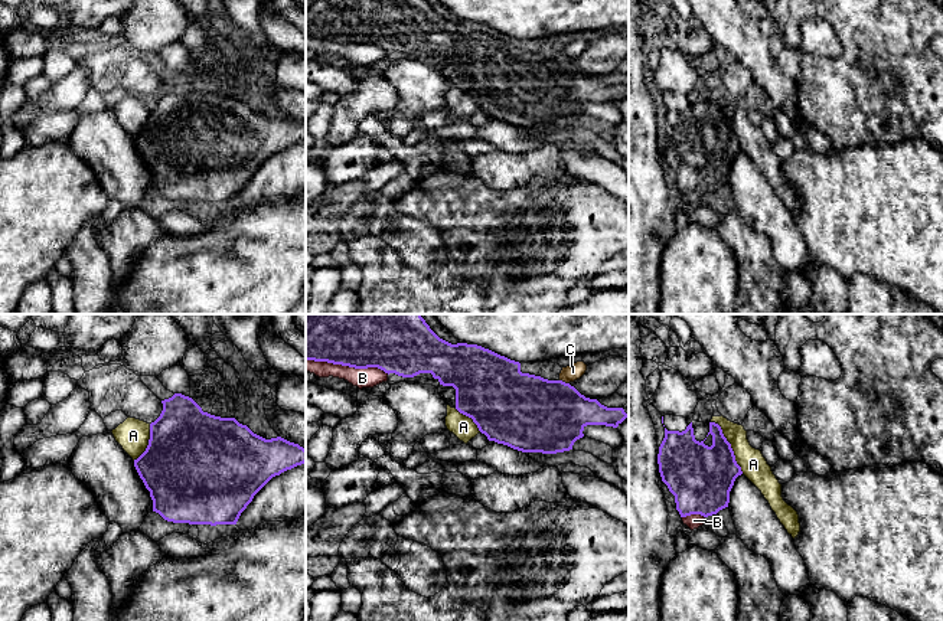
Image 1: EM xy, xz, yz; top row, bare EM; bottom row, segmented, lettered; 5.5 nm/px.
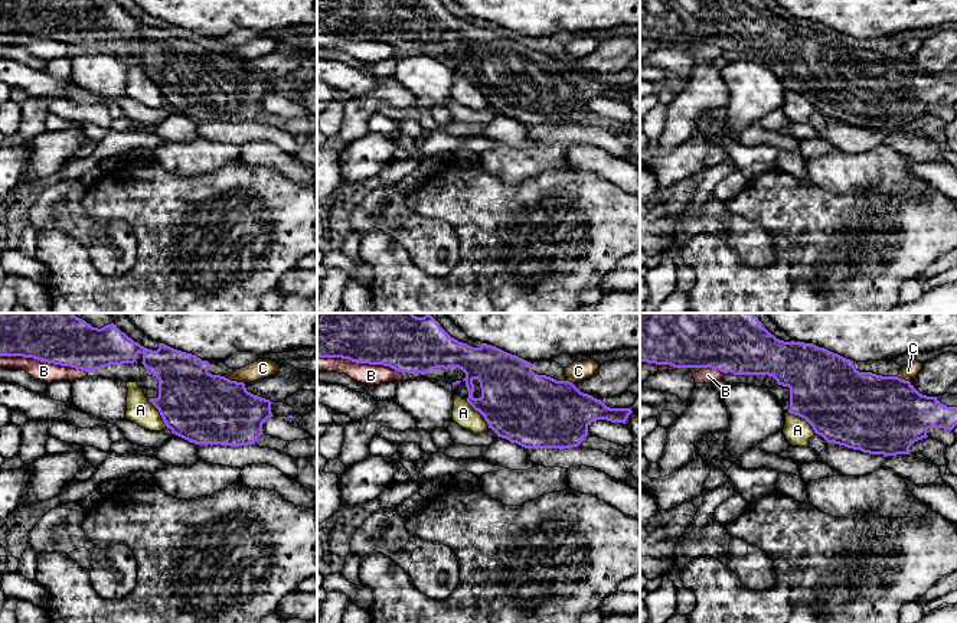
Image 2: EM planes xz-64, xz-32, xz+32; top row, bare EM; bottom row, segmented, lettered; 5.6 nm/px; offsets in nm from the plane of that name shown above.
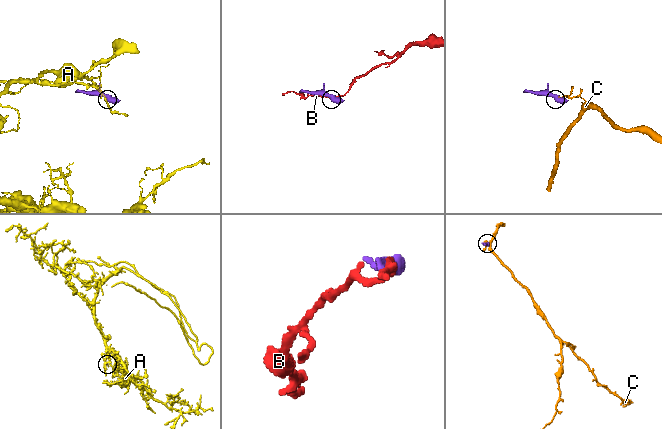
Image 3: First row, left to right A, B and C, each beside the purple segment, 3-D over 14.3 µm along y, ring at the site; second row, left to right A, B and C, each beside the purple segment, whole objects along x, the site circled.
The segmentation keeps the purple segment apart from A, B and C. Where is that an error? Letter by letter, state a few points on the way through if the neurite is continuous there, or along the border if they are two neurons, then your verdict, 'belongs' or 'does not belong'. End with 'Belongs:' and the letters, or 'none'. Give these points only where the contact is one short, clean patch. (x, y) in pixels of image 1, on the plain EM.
A: border yz (711, 98), (720, 104), (743, 150); does not belong
B: does not belong
C: does not belong
Belongs: none

